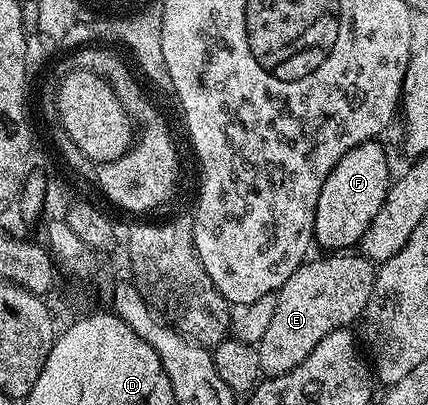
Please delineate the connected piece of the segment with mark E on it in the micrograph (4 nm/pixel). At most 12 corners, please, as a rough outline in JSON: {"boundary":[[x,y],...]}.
{"boundary":[[359,252],[302,263],[276,291],[261,375],[298,368],[367,308]]}

